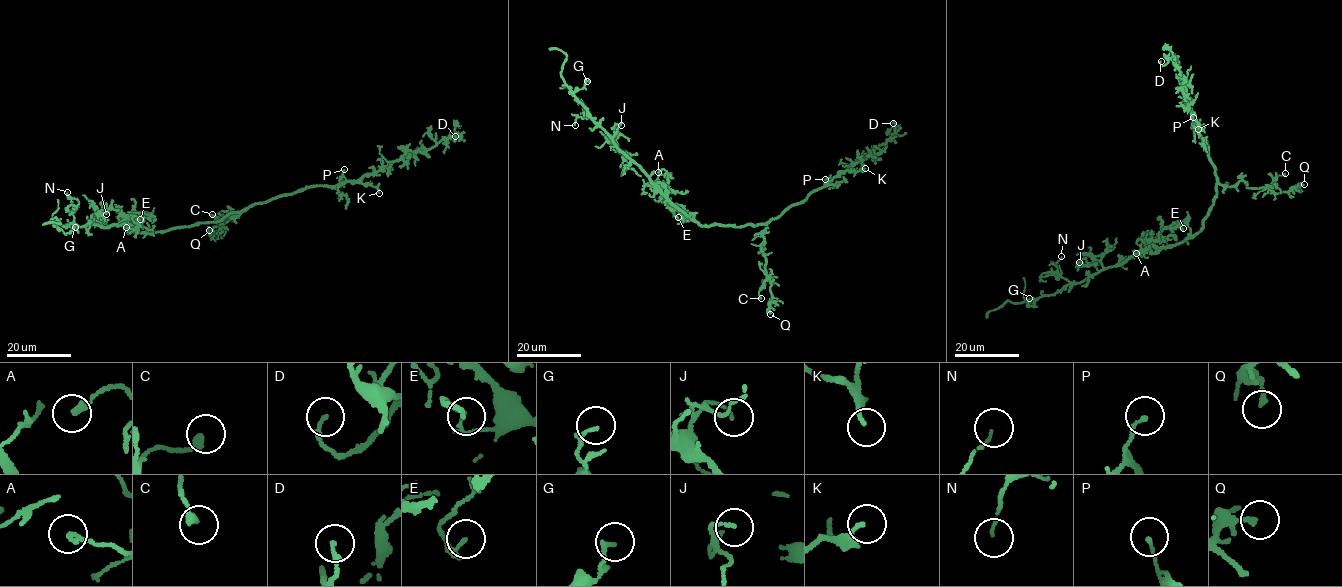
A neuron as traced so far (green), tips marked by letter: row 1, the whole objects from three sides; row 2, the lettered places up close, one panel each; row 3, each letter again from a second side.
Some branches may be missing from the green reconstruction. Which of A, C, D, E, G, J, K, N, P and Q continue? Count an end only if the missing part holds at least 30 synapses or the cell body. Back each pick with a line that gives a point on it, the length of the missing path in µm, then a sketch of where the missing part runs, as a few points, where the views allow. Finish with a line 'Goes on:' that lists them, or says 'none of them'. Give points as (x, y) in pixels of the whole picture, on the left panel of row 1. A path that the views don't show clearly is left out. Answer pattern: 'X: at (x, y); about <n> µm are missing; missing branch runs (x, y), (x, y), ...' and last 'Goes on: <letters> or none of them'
Goes on: none of them

